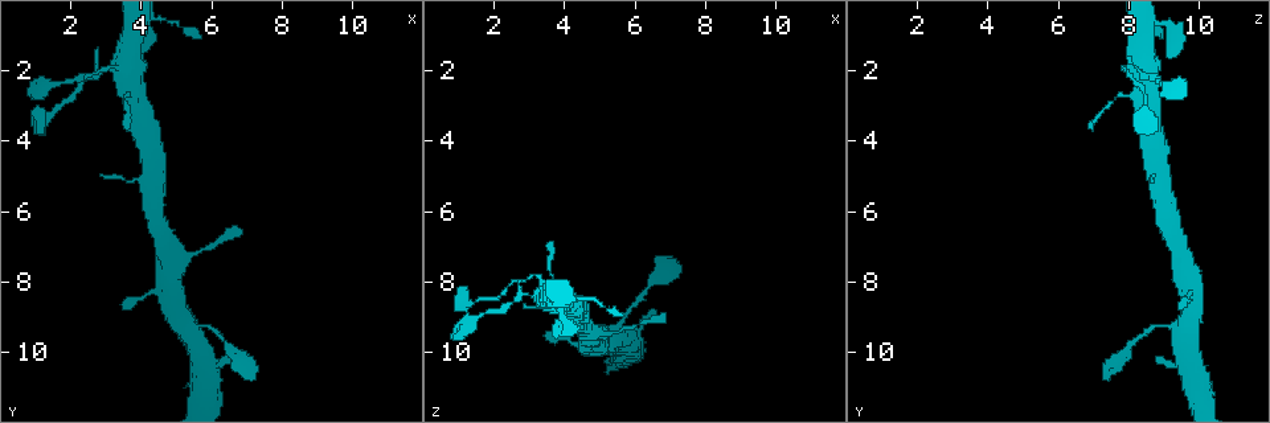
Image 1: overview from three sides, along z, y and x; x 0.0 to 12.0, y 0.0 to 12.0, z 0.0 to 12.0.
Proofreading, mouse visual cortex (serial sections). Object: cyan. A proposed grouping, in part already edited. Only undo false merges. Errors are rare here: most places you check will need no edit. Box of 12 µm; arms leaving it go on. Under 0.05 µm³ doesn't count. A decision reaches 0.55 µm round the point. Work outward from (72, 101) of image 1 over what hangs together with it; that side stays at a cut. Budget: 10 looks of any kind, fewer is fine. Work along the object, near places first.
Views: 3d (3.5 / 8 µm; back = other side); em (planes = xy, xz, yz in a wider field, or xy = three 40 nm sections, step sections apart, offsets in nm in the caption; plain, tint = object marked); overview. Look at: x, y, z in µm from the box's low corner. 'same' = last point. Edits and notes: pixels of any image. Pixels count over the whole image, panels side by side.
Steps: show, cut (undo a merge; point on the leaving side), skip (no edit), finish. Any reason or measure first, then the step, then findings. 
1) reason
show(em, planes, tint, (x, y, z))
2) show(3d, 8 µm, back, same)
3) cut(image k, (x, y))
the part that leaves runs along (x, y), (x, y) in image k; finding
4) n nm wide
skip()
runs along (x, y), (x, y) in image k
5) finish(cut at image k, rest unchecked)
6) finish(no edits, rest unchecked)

thin neck
show(3d, 3.5 µm, (3.4, 2.0, 8.1))

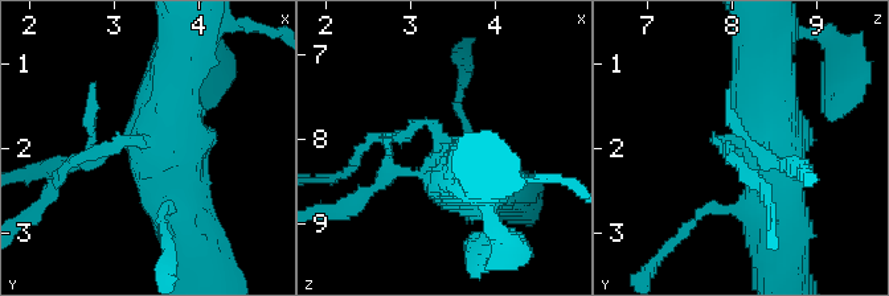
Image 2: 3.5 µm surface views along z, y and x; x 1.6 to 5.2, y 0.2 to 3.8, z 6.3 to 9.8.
show(em, xy, step 1, plain, (3.40, 1.95, 8.10))

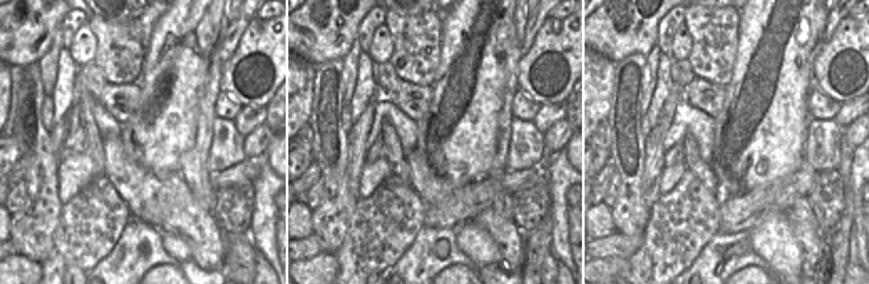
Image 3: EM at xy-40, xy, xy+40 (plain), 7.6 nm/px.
where the object lies
show(em, xy, step 1, tint, same)

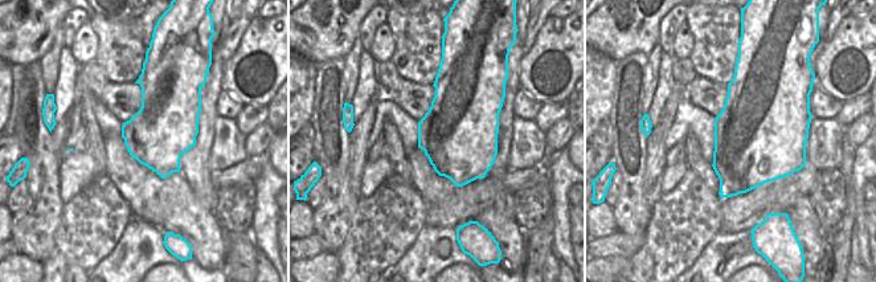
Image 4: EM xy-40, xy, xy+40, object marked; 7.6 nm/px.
skip()
runs along (102, 151), (159, 143), (183, 220) in image 2; continuous, no second cell

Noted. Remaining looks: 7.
show(em, xy, step 1, tint, (4.3, 5.1, 8.9))

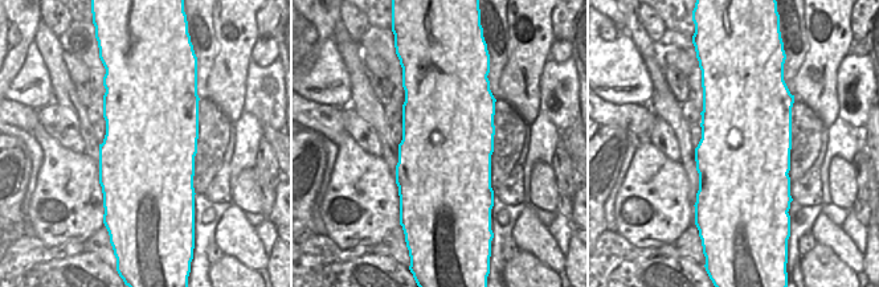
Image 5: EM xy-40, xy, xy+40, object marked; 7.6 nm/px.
show(3d, 3.5 µm, same)

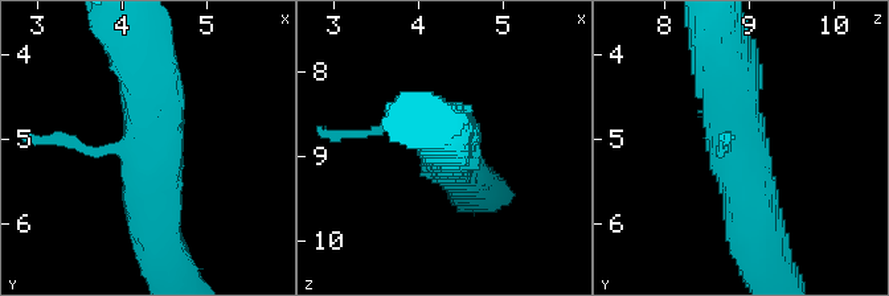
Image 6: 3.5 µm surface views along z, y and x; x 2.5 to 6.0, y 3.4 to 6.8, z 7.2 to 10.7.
skip()
runs along (720, 52), (754, 230) in image 6; one cell here

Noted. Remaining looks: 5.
small branch off a trunk
show(3d, 3.5 µm, (5.2, 7.3, 9.5))

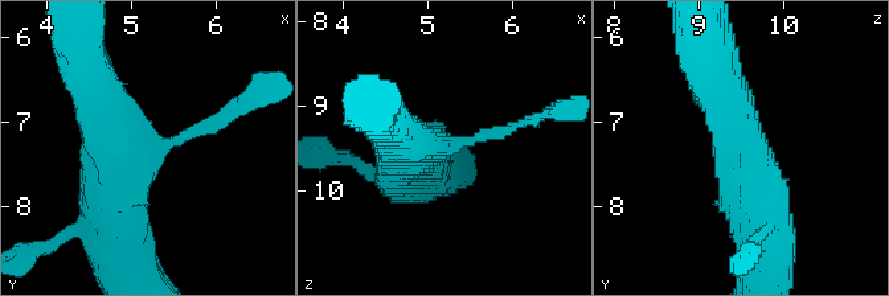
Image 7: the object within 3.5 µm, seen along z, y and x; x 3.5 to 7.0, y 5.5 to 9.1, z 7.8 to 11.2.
skip()
runs along (709, 72), (737, 128), (757, 230) in image 7; continuous, no second cell

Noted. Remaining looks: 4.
abrupt turn
show(3d, 3.5 µm, (5.5, 9.2, 9.3))

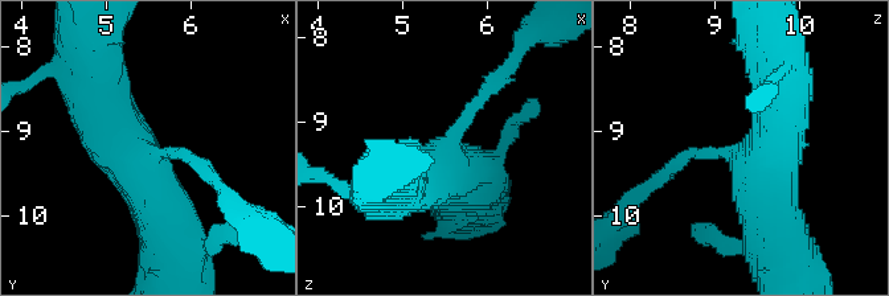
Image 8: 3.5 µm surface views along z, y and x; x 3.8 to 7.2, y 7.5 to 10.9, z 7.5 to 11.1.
3 arms; arms of 150, 600, 700 nm
show(em, xy, step 3, tint, (5.55, 9.30, 9.25))

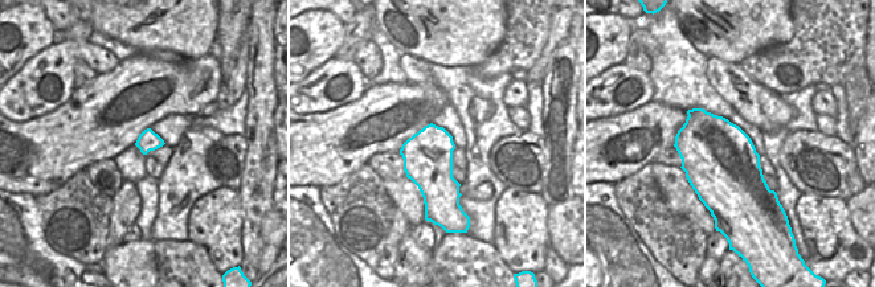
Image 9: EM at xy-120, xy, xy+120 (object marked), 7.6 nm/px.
show(em, planes, tint, same)

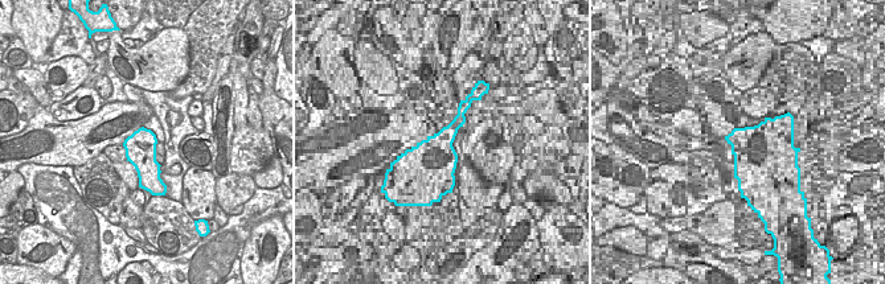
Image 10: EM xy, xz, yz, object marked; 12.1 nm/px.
380 nm wide
skip()
runs along (98, 90), (111, 127), (180, 241) in image 8; continuous, no second cell

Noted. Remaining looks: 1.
finish(no edits, rest unchecked)

